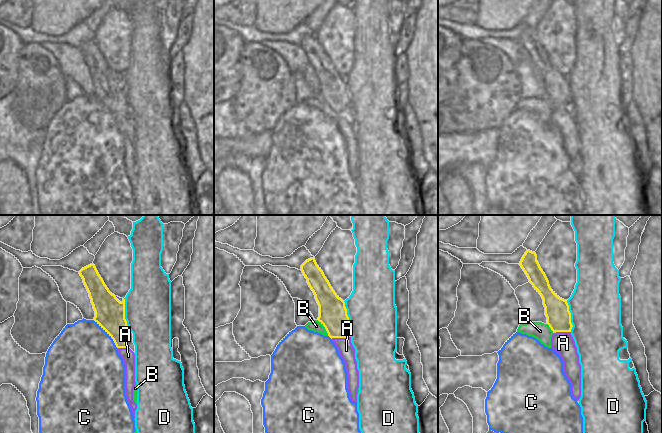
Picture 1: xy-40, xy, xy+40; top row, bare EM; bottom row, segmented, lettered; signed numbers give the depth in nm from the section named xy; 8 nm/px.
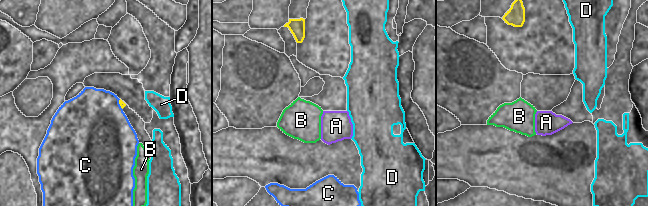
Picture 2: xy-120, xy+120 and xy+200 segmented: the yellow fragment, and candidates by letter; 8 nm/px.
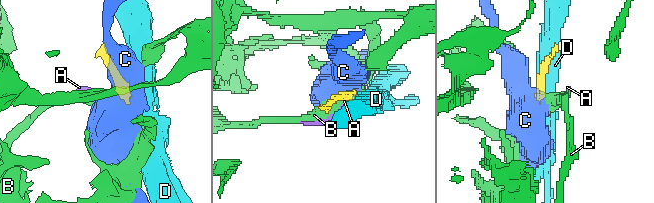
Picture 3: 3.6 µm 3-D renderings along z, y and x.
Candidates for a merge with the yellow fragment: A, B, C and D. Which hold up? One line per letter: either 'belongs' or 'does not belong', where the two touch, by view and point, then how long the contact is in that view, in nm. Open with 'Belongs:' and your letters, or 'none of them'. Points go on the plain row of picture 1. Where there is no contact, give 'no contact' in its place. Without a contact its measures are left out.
Belongs: none of them
A: does not belong; meets yellow in xy at (340, 113); contact 150 nm long
B: does not belong; meets yellow in xy at (324, 102); contact 160 nm long
C: does not belong; meets yellow in xy-40 at (107, 109); contact 300 nm long
D: does not belong; meets yellow in xy at (348, 95); contact 300 nm long

